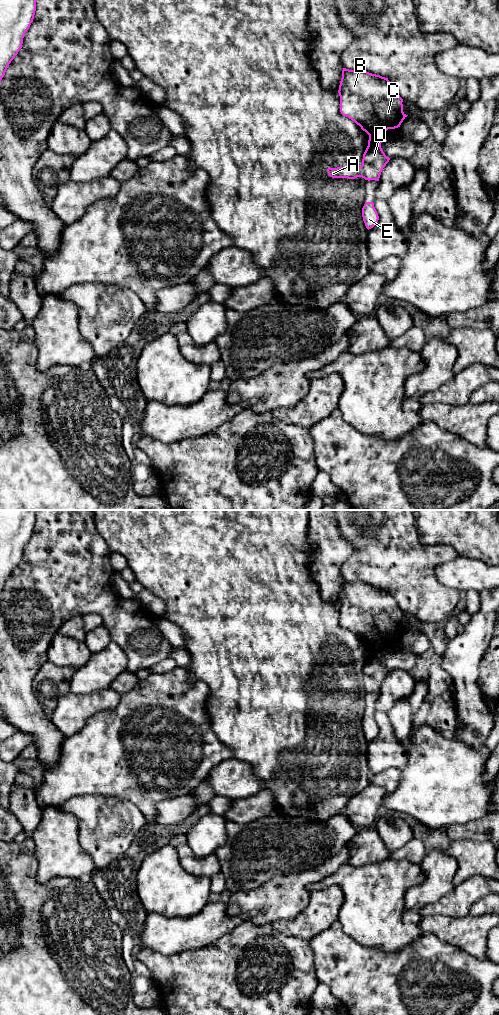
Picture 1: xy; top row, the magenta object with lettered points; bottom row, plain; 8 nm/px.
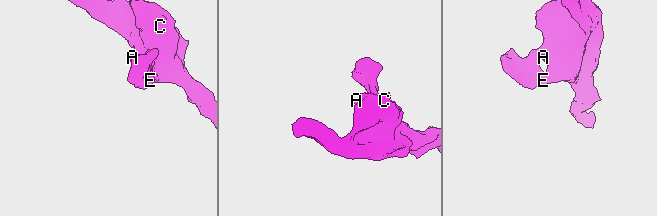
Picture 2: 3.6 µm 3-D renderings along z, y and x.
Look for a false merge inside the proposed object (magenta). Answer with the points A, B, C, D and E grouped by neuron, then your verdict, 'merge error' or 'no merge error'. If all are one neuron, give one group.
groups A / B C D E; merge error

